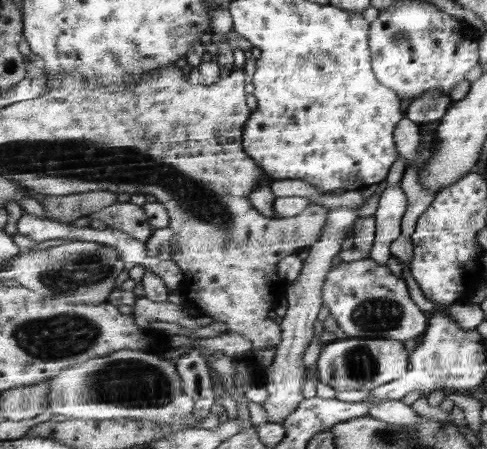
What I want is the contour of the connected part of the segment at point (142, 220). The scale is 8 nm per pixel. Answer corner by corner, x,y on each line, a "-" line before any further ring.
129,201
113,204
90,216
83,216
71,225
76,228
88,228
91,227
93,220
103,221
107,228
128,233
132,238
145,243
151,239
151,236
154,236
155,232
146,210

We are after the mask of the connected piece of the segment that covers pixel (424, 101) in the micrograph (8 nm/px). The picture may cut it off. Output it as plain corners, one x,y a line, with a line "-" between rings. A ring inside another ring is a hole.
435,89
427,91
427,94
421,95
417,102
406,106
405,114
418,125
437,122
442,120
453,103
454,100
449,95

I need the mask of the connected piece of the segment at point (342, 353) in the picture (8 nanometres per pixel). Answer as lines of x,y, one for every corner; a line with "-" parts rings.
342,337
324,346
317,360
317,368
320,382
329,385
335,391
372,391
407,374
409,350
403,342
397,340

